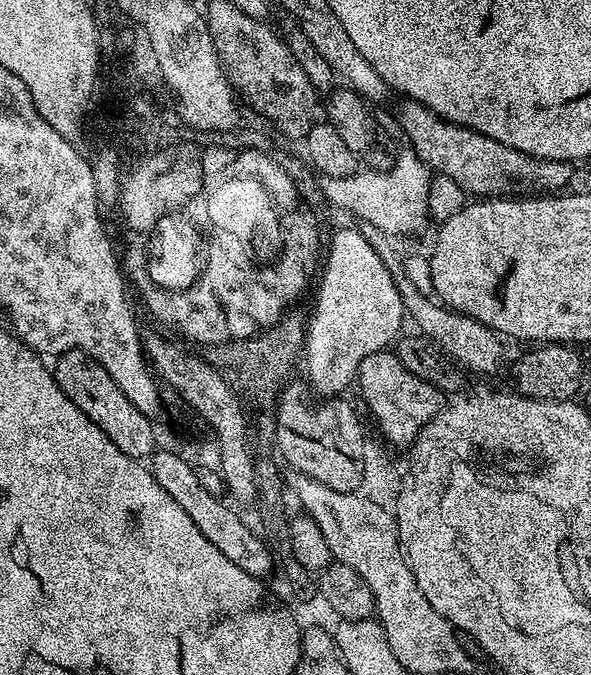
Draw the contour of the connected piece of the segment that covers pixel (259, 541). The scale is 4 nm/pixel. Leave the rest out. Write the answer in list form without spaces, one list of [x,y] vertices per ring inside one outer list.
[[[157,450],[150,457],[150,471],[158,486],[162,486],[162,490],[166,490],[166,494],[170,494],[170,498],[174,498],[174,502],[178,502],[182,510],[186,510],[186,514],[194,521],[194,526],[198,526],[198,530],[206,534],[206,542],[218,546],[218,550],[222,550],[222,554],[226,554],[226,558],[230,558],[234,566],[246,570],[246,574],[267,577],[267,572],[272,568],[272,552],[264,545],[265,537],[245,527],[225,501],[207,488],[208,484],[203,479],[188,471],[188,461],[184,456]]]

